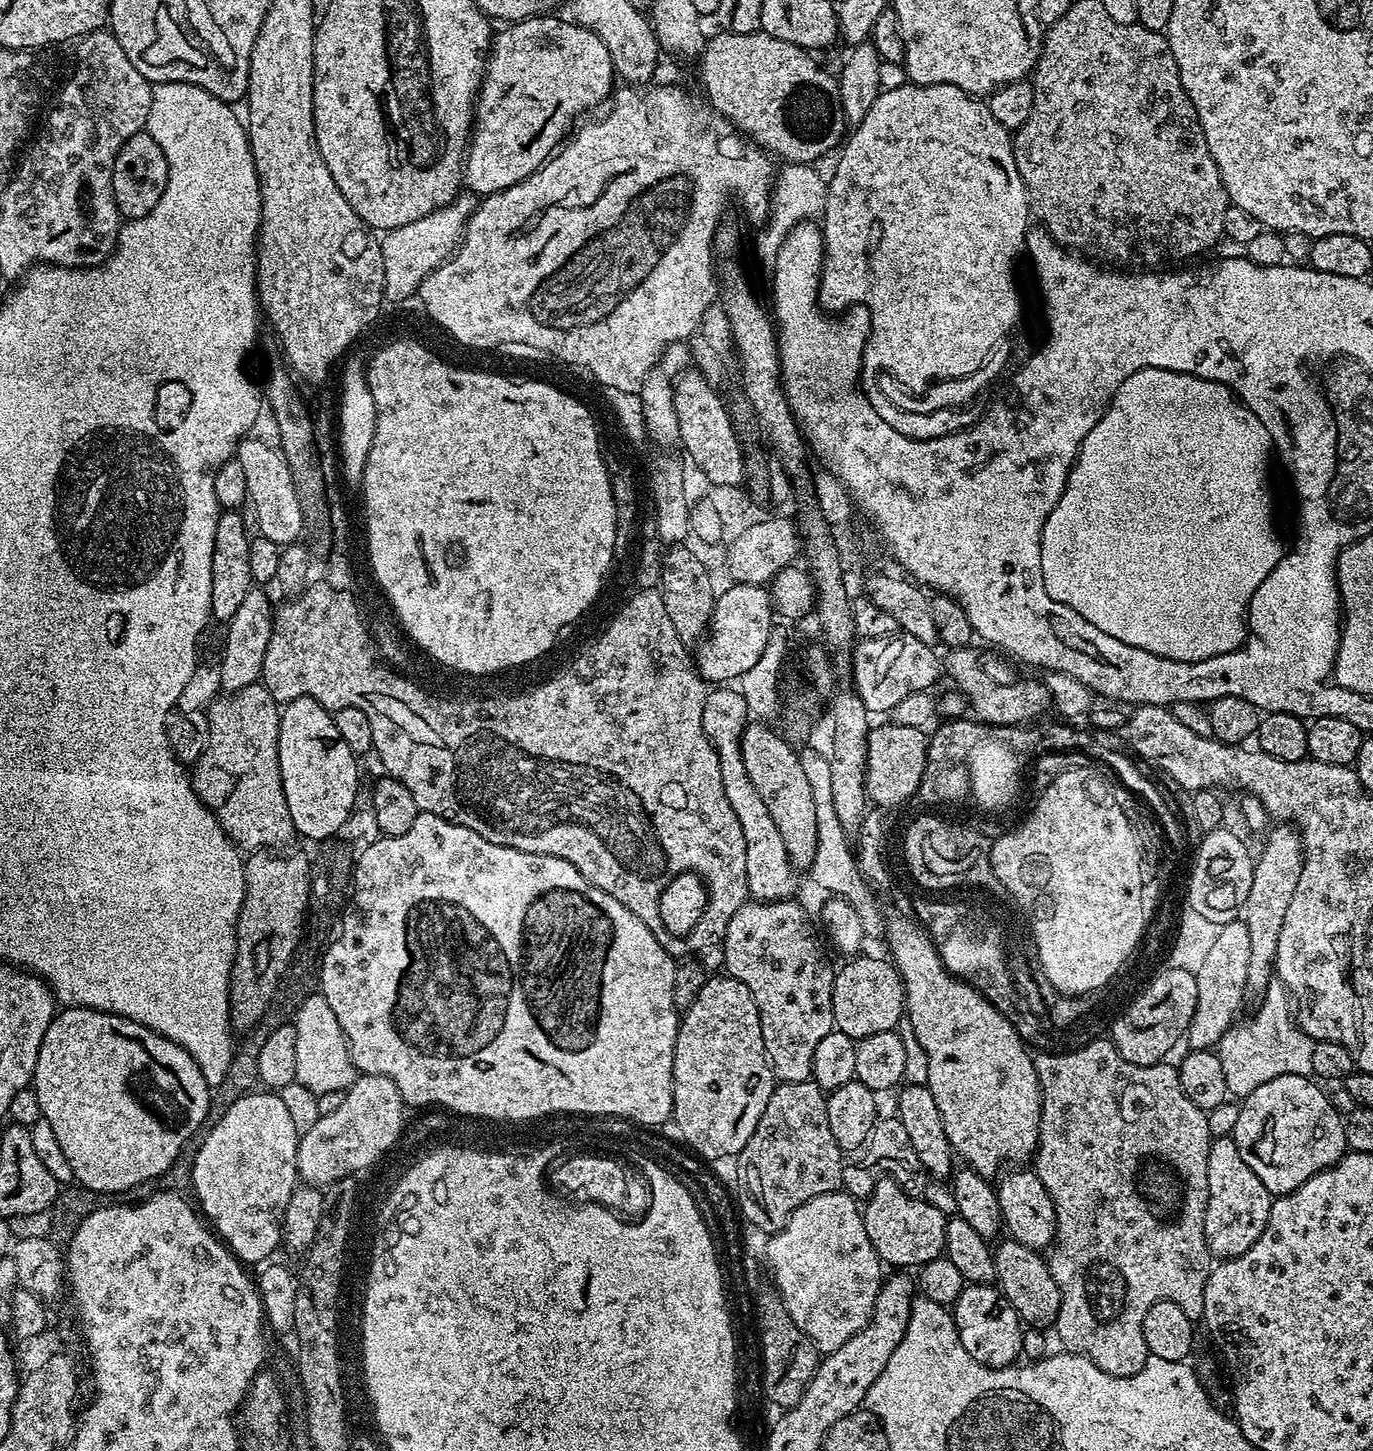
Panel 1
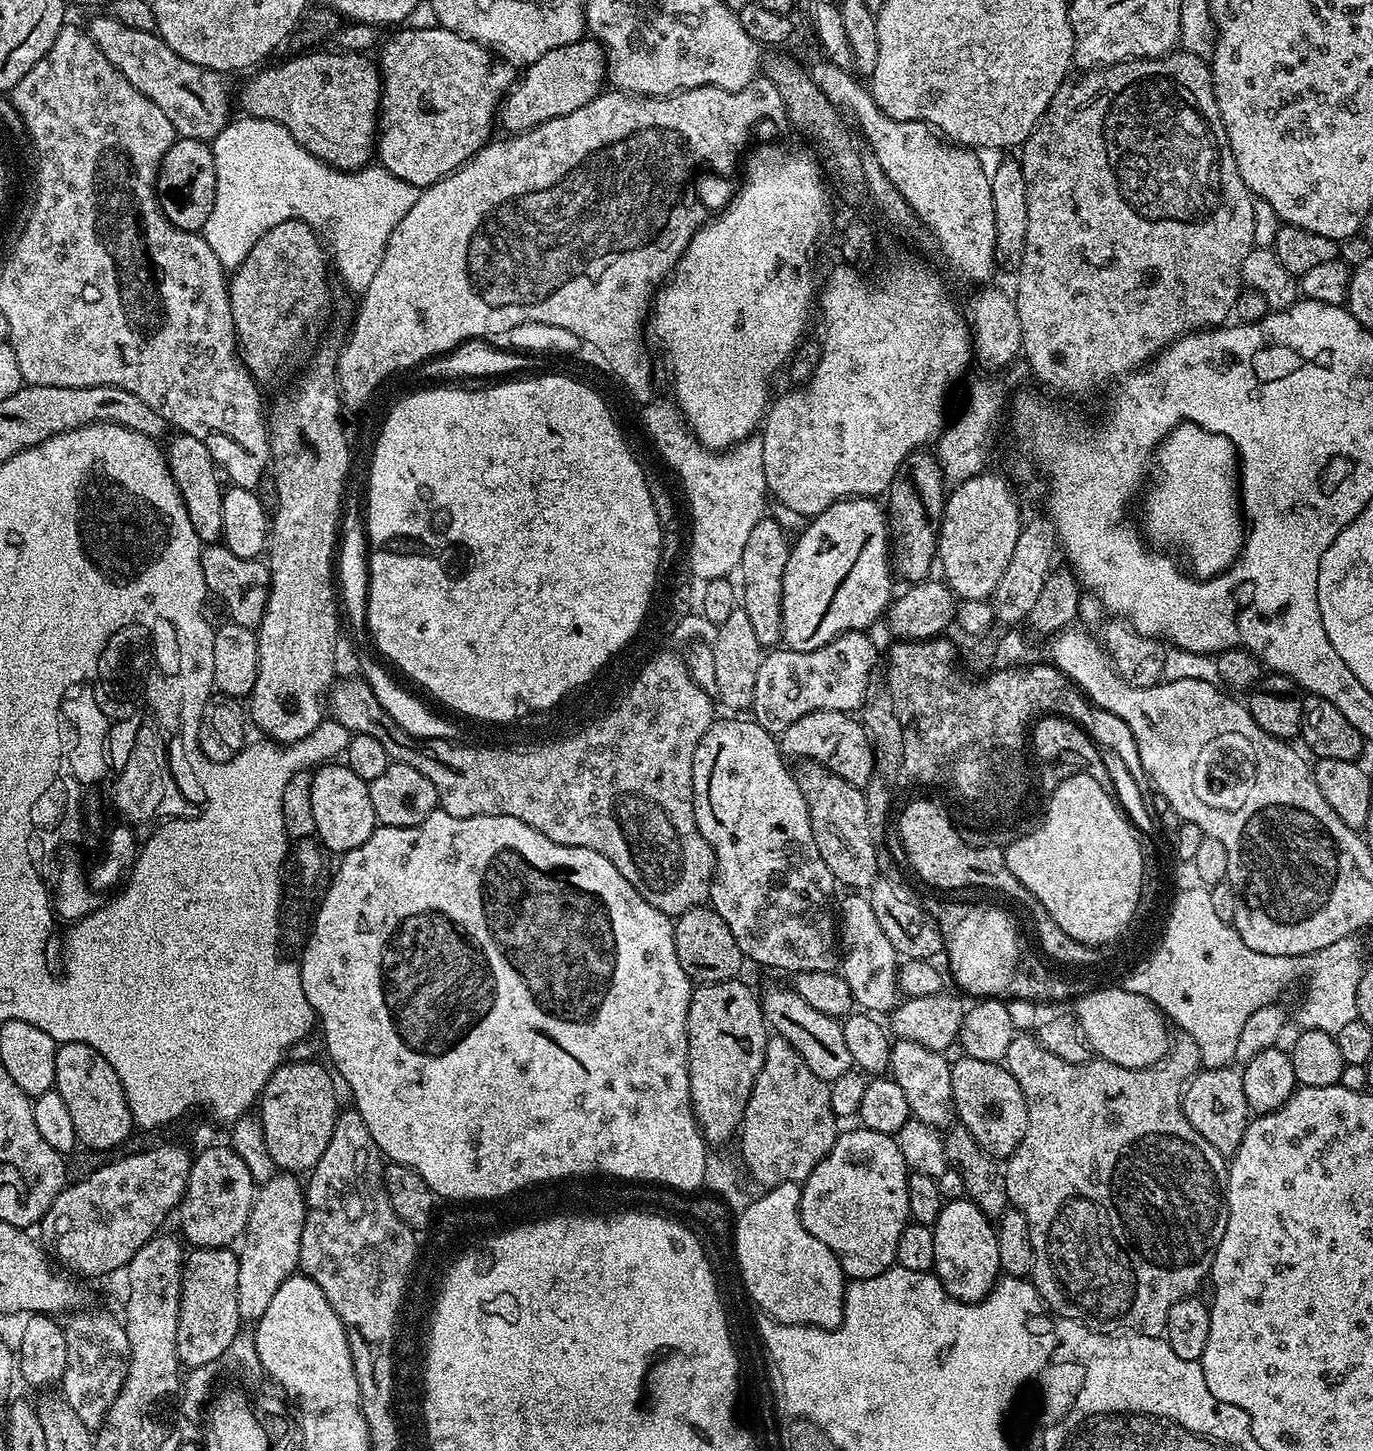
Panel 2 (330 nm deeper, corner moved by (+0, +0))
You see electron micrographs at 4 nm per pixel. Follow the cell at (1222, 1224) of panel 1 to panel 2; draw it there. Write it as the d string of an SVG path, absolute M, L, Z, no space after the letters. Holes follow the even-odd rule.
M1232 1066L1204 1068L1197 1072L1193 1080L1188 1081L1182 1099L1184 1113L1190 1126L1194 1126L1194 1130L1198 1130L1198 1134L1202 1134L1202 1138L1206 1138L1210 1146L1217 1148L1226 1158L1231 1157L1242 1142L1250 1119L1250 1109L1246 1102L1246 1090L1242 1086L1241 1073Z

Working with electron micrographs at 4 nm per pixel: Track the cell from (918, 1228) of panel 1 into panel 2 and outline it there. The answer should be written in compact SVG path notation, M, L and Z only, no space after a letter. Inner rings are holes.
M856 1126L853 1132L841 1131L834 1146L818 1166L802 1182L800 1190L800 1217L810 1234L830 1246L838 1258L845 1277L852 1280L874 1278L896 1264L898 1238L910 1222L906 1186L910 1169L898 1150L895 1135L887 1136L863 1126Z

